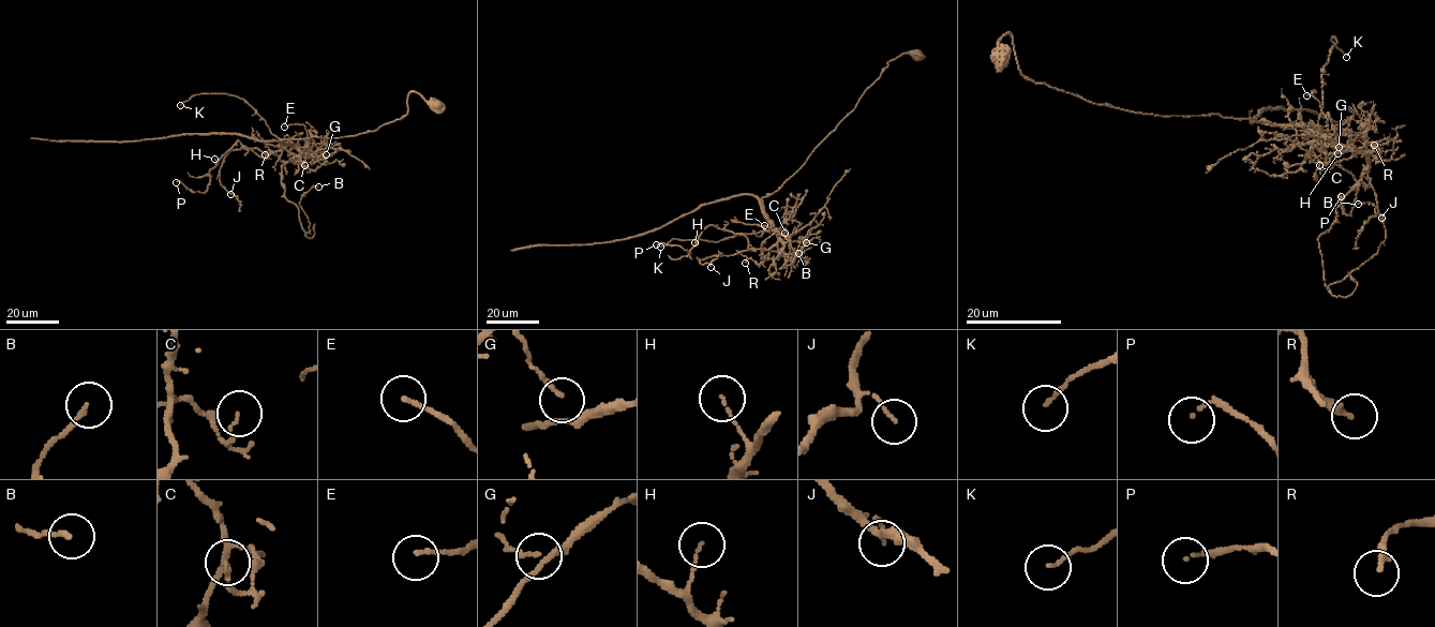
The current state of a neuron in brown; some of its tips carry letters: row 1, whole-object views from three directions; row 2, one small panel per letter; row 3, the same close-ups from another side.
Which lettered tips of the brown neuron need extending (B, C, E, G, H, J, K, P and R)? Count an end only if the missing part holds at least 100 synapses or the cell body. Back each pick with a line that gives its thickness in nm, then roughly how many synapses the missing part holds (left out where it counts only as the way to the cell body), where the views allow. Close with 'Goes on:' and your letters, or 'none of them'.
Goes on: none of them

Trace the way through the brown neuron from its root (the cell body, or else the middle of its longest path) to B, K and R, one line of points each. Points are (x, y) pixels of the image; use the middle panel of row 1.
B: (918, 54), (888, 61), (761, 198), (783, 245), (762, 256), (776, 232), (790, 239), (779, 268), (798, 253)
K: (918, 54), (888, 61), (805, 162), (761, 198), (766, 220), (778, 229), (716, 242), (672, 238), (660, 247)
R: (918, 54), (902, 53), (888, 61), (805, 162), (761, 198), (783, 250), (759, 265), (749, 258), (745, 263)

